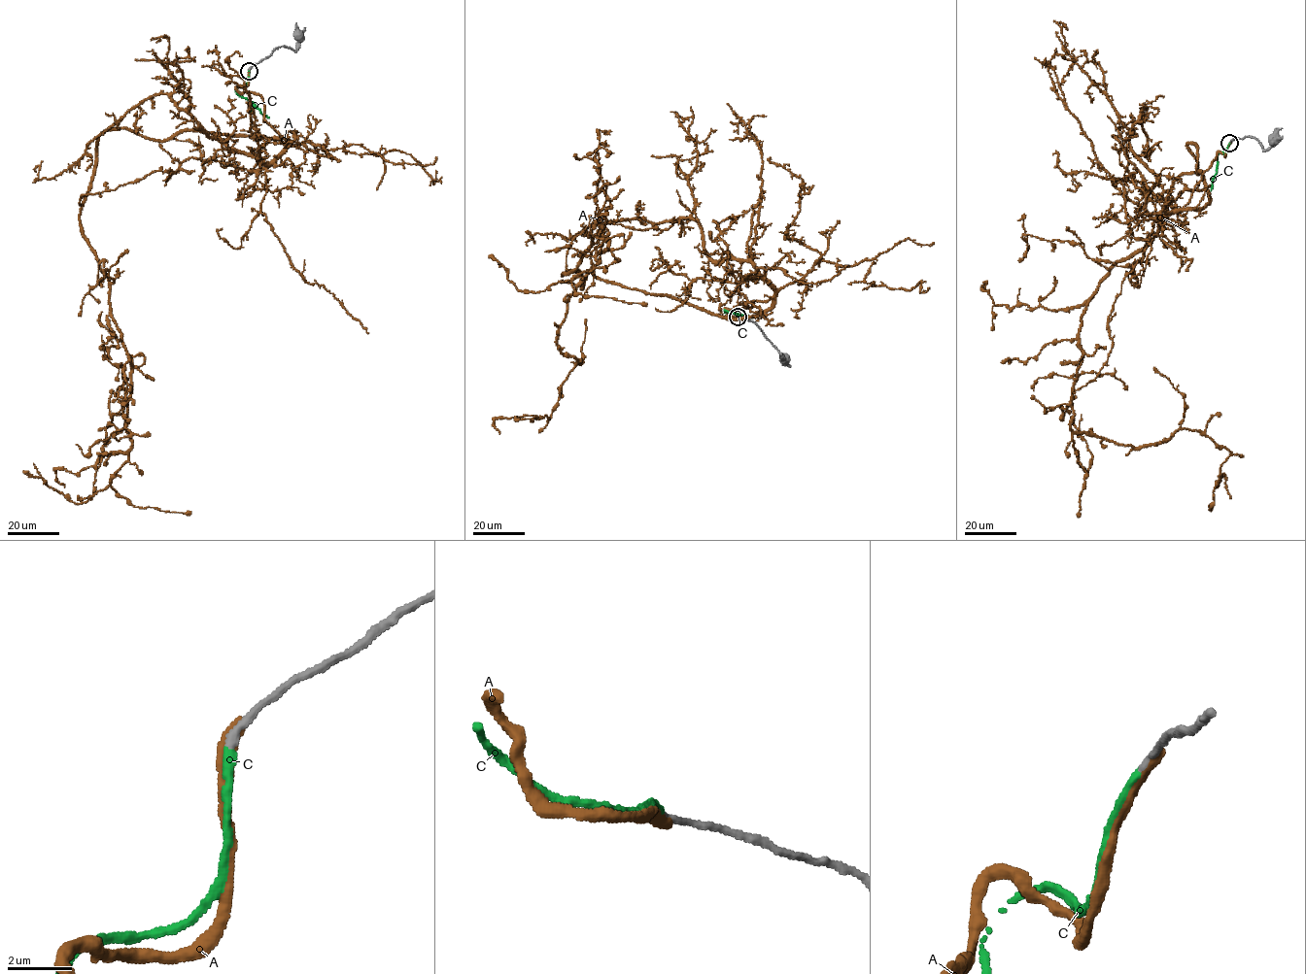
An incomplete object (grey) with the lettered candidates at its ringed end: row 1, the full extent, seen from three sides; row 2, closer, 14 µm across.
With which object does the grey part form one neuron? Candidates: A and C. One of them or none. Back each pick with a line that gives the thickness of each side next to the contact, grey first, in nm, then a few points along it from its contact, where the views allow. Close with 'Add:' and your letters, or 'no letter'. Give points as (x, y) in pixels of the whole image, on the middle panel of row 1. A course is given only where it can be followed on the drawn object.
C: calibres 240 and 240 nm; course (738, 317), (730, 316), (725, 310), (755, 318)
Add: C

